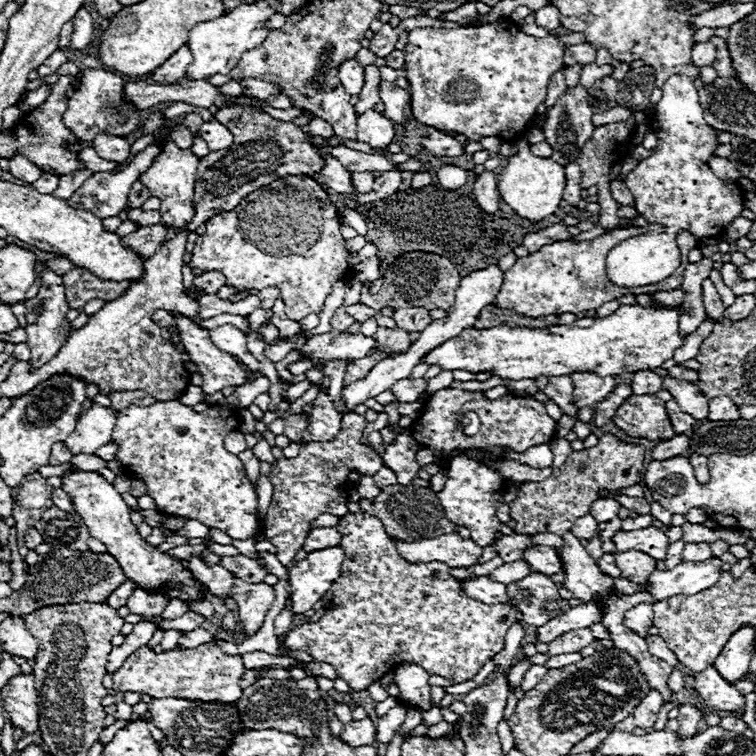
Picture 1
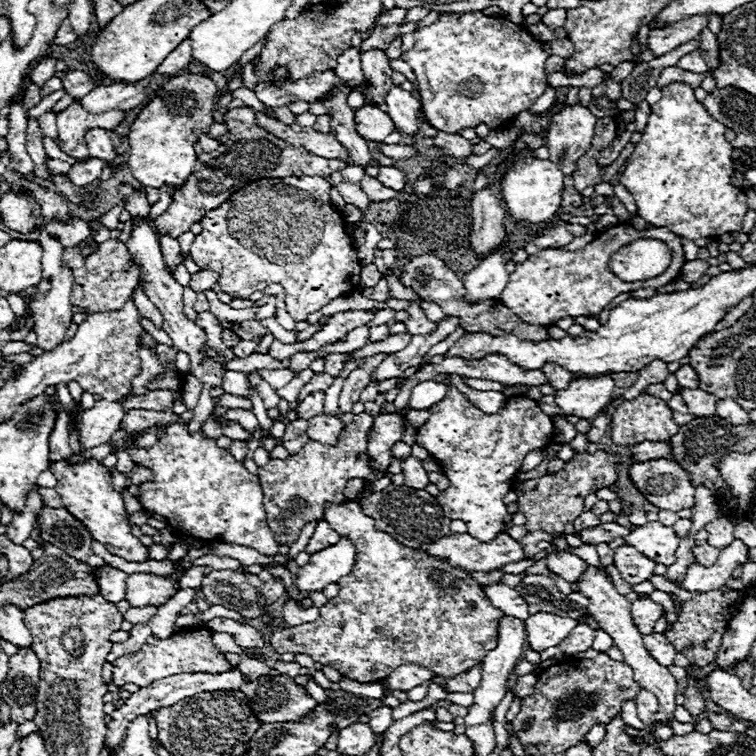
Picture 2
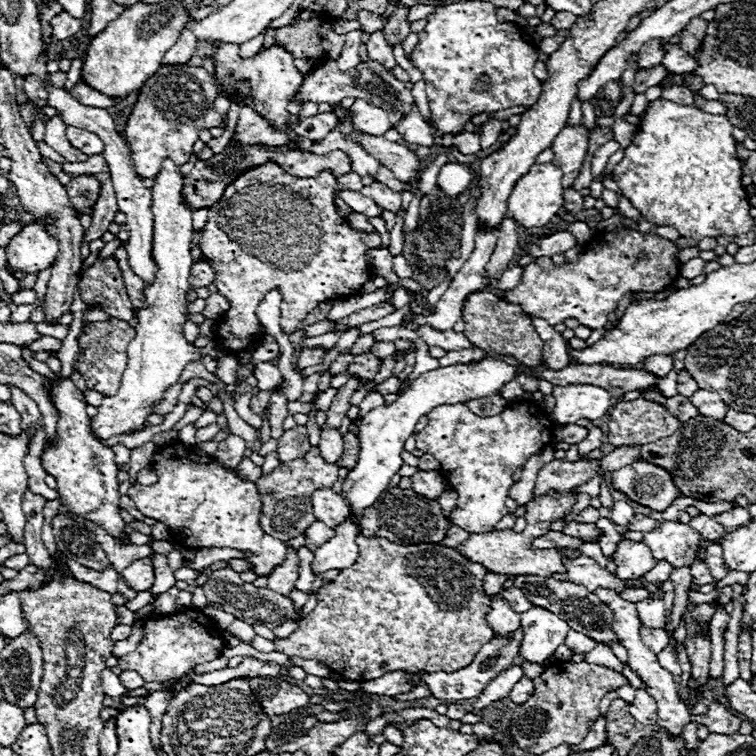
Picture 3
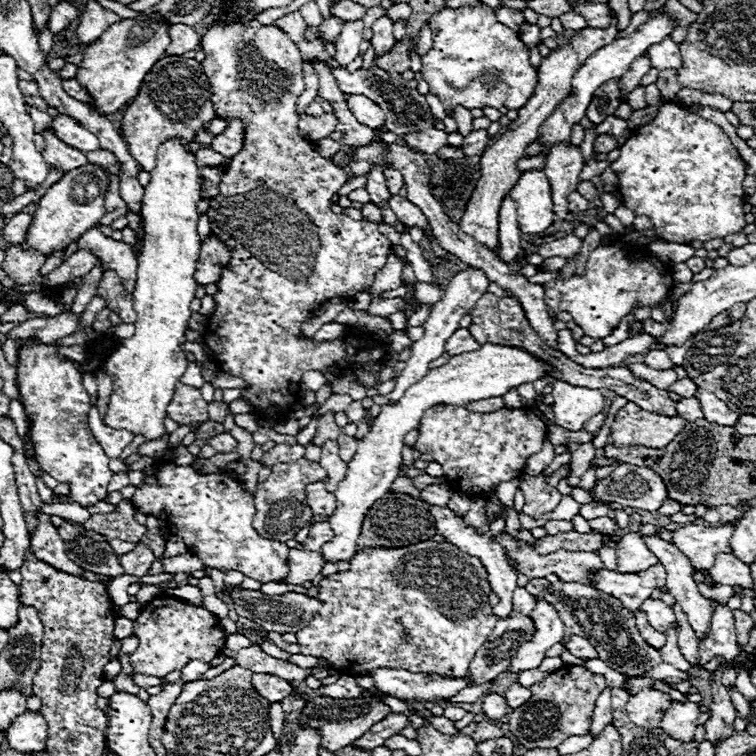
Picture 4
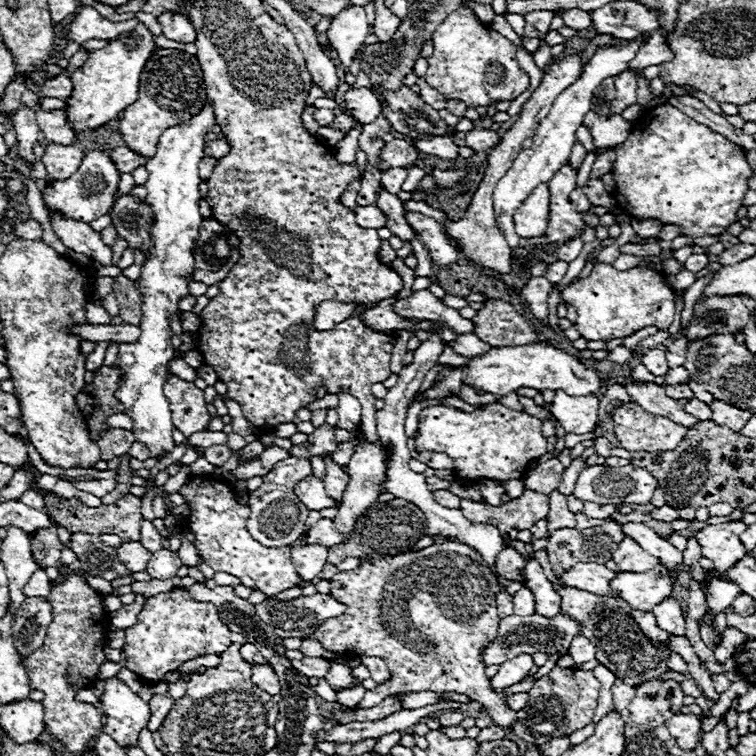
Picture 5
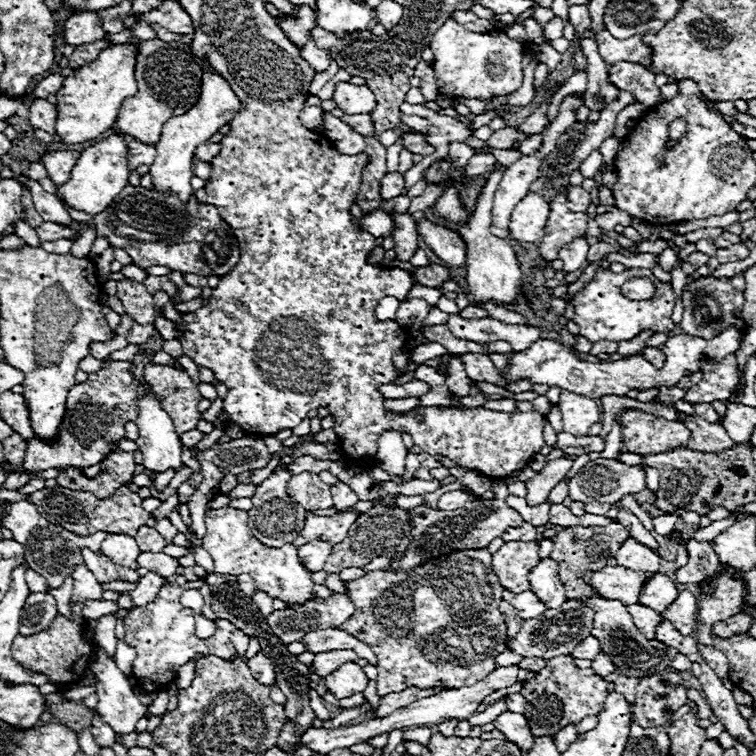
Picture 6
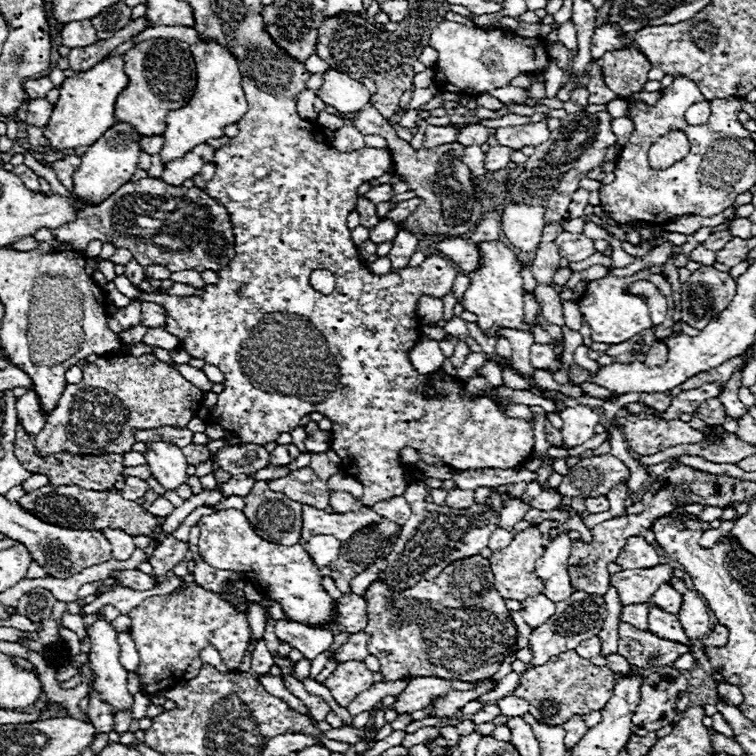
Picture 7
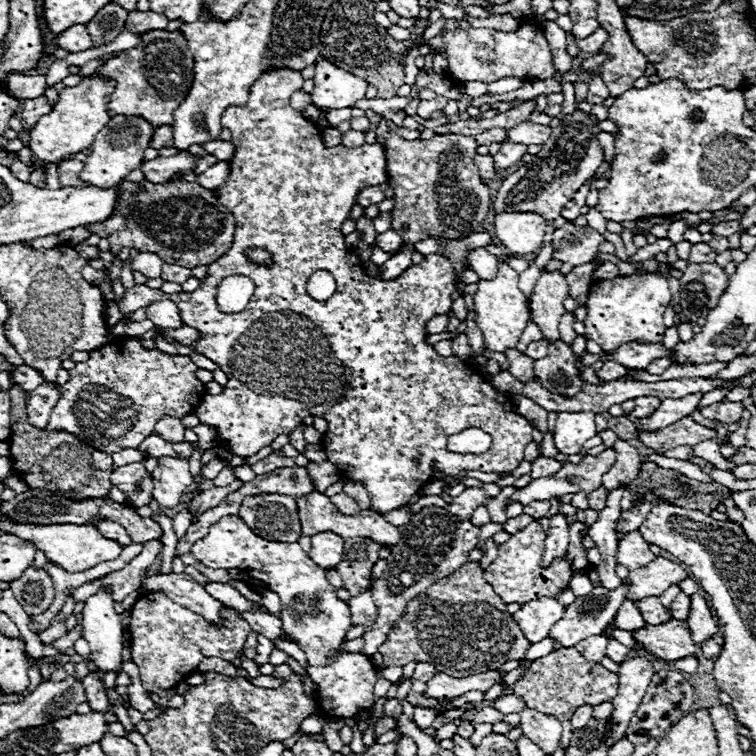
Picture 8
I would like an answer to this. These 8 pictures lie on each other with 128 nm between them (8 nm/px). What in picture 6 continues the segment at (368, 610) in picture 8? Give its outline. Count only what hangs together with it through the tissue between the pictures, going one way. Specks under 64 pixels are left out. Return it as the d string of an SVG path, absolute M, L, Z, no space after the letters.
M332 594L330 598L316 598L300 608L276 610L268 618L268 626L284 644L300 640L306 632L316 628L340 628L348 616L356 612L354 602L346 594Z

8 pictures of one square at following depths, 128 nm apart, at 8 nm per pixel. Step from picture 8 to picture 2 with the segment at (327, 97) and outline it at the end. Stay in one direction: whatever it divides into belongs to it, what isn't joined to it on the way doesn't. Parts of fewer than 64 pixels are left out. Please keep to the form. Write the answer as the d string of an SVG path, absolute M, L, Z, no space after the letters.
M364 104L354 112L354 122L356 122L356 132L364 140L374 140L374 142L384 142L384 138L396 130L390 116L378 106L370 104Z

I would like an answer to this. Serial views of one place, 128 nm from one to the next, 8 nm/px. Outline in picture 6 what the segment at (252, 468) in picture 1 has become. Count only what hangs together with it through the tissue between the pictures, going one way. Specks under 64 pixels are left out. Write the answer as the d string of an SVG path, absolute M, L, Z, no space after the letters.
M192 430L192 432L184 432L184 434L180 434L180 442L182 442L182 446L186 446L186 448L192 448L192 446L196 446L200 440L202 440L202 432L200 430Z

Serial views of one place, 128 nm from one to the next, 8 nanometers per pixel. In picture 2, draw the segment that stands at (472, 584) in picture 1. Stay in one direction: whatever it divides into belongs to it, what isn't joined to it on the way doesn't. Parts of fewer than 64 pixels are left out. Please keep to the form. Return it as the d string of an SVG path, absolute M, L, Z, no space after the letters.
M492 584L492 586L484 586L484 592L492 602L492 606L500 608L504 614L516 616L520 620L528 618L528 604L520 598L520 594L514 588L506 584Z

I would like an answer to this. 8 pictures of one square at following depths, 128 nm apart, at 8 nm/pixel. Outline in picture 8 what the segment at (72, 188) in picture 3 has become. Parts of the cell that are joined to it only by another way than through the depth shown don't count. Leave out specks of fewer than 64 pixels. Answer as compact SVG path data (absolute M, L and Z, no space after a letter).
M112 116L108 128L104 128L100 136L96 136L88 160L84 162L84 170L80 172L80 178L100 188L110 188L112 184L118 184L130 170L140 166L140 162L144 160L144 150L150 146L154 132L156 128L148 124L142 116Z

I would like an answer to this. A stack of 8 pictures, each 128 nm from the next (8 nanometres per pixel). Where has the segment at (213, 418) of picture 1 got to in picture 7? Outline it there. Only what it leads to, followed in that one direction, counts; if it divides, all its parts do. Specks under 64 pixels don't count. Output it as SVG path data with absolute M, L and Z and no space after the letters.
M224 510L204 516L198 522L200 540L198 552L204 562L216 570L232 572L250 572L256 584L266 592L268 598L276 600L290 622L308 624L310 628L326 628L332 624L332 604L334 598L322 588L322 576L318 574L316 564L304 550L304 546L282 546L270 544L256 536L244 512Z

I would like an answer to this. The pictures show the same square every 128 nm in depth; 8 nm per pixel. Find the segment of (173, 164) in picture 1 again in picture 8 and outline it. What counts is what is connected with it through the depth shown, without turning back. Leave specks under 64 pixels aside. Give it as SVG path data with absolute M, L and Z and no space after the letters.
M152 30L142 34L136 48L122 50L118 56L108 58L100 68L98 76L116 80L116 92L112 92L108 110L116 114L134 114L146 118L154 126L172 124L174 108L184 102L192 86L192 54L188 42L180 30Z

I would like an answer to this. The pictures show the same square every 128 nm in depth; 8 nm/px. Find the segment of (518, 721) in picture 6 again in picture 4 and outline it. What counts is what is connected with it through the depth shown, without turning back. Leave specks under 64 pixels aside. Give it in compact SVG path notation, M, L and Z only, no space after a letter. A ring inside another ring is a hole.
M420 542L420 544L412 544L406 548L368 548L368 550L358 551L352 560L350 560L350 570L346 572L338 572L334 576L322 578L320 582L320 592L318 598L322 600L322 608L316 612L314 620L300 630L298 636L298 644L304 656L318 656L324 658L332 668L340 670L342 674L370 674L374 668L402 668L408 672L416 672L416 674L438 674L444 678L464 678L468 676L468 668L470 662L474 658L474 654L480 650L480 646L488 640L488 634L492 632L498 616L492 612L490 606L490 582L488 582L488 572L482 566L480 560L476 560L474 556L468 556L466 552L458 550L452 544L446 542ZM486 694L482 698L482 710L490 720L502 720L510 712L504 696L500 694Z

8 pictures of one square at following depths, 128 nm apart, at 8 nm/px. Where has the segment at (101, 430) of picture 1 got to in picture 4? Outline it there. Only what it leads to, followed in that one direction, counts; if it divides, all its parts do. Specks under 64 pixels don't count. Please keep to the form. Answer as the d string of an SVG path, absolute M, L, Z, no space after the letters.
M180 138L166 140L158 148L158 162L154 170L150 172L150 184L144 186L144 200L142 200L142 216L144 216L144 246L138 256L138 280L134 286L134 308L136 308L136 332L132 338L126 338L118 342L116 350L106 360L106 370L112 376L114 390L110 396L108 412L104 418L104 424L118 430L130 430L132 434L140 434L146 440L158 440L166 434L164 418L166 408L174 394L174 384L180 380L180 376L186 372L186 356L180 348L184 342L184 330L188 328L190 318L190 302L194 300L196 292L196 262L200 252L200 236L196 232L198 224L198 200L200 200L200 186L202 180L198 176L196 166L196 154L188 152L186 146L180 142Z

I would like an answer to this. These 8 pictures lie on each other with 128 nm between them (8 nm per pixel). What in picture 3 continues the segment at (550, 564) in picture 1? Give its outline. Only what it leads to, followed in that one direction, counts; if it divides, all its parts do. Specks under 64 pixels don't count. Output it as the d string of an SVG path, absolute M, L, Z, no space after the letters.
M580 556L576 560L564 560L564 566L568 572L568 580L572 580L574 584L584 584L590 592L594 592L596 588L606 588L620 594L628 588L626 580L620 580L618 576L610 574L606 568L600 568L588 556Z

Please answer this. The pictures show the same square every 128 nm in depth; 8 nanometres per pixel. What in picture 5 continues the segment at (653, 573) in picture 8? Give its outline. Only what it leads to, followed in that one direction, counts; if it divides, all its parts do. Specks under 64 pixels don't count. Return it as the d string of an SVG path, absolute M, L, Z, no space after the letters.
M578 562L564 574L564 582L574 588L584 588L586 592L592 592L592 594L614 594L616 596L616 592L612 592L610 588L610 580L612 576L618 576L618 574L620 572L612 572L604 564Z

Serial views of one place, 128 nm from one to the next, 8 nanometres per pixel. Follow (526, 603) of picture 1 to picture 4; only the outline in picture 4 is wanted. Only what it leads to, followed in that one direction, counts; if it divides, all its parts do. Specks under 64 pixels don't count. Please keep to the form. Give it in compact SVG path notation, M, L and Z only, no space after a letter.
M530 578L524 588L528 588L528 592L534 596L546 598L560 612L560 616L564 620L564 628L566 628L562 644L566 644L568 636L574 636L574 634L588 636L588 640L592 640L592 644L598 652L598 658L604 660L612 670L626 674L628 678L642 676L662 662L660 652L656 648L652 648L640 636L636 622L634 622L634 614L628 612L628 608L624 608L620 604L620 600L616 600L614 596L608 596L606 592L600 592L600 590L580 584L580 582L560 582L558 580L552 584L546 578L536 578L536 580Z

